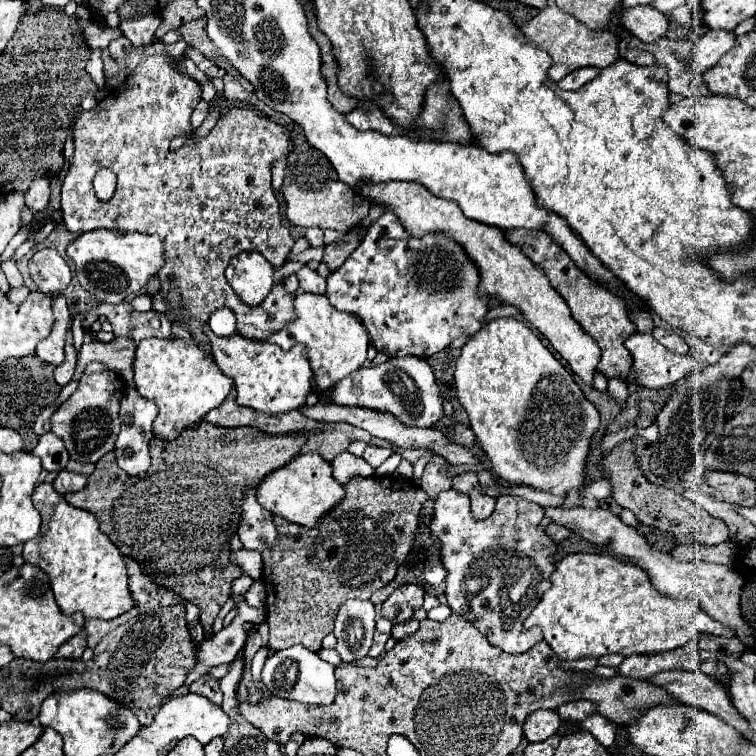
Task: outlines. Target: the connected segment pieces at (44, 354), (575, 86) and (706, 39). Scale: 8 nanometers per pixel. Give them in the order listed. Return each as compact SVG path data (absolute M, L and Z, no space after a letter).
M55 296L53 302L55 302L55 308L53 308L53 314L55 314L53 330L51 330L51 334L45 340L41 340L37 344L37 352L35 354L43 362L59 366L65 360L65 340L67 340L69 326L73 322L73 314L69 312L67 302L65 302L63 296Z
M591 66L579 68L579 70L575 70L573 74L565 76L563 80L559 80L557 86L559 86L561 90L579 90L583 84L587 84L589 80L593 80L599 72L601 72L599 68L591 68Z
M707 30L695 44L693 62L689 68L695 74L703 74L705 70L713 68L719 62L719 58L735 46L735 42L735 30Z

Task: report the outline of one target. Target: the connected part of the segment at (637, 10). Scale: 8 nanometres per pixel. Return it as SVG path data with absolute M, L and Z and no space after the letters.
M653 6L627 8L621 16L621 22L641 42L655 42L663 38L669 30L669 18Z

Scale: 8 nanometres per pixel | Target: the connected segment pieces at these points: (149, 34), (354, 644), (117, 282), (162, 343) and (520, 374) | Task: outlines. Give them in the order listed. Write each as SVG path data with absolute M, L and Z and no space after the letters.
M158 14L121 20L121 24L119 24L123 36L127 36L133 46L147 46L147 44L151 44L157 26L159 26Z
M345 600L335 616L333 634L337 638L337 652L343 662L353 662L367 656L373 644L375 610L371 600Z
M91 230L79 234L69 246L67 246L67 256L75 264L75 278L79 284L97 300L101 302L123 302L125 298L133 298L145 282L157 274L159 264L163 264L163 244L157 236L145 236L139 232L123 232L123 230Z
M141 340L133 362L137 392L153 400L159 414L153 422L153 436L159 440L175 440L185 428L197 424L209 410L217 408L233 388L233 380L219 372L213 358L201 354L197 342L189 340Z
M497 318L491 320L487 324L481 326L479 332L475 332L465 346L461 348L461 356L457 358L457 366L455 366L455 388L457 388L457 398L461 402L461 406L465 408L465 412L469 414L469 426L475 432L475 438L479 442L479 446L483 448L483 452L487 454L487 458L493 464L493 470L501 476L501 480L509 482L509 484L525 484L531 488L539 488L539 490L547 490L553 494L567 494L571 488L581 490L581 486L585 484L585 460L587 460L587 450L589 450L589 440L593 436L593 432L599 428L599 412L595 410L595 406L583 396L581 388L575 384L573 376L563 368L563 364L545 348L545 344L539 340L539 336L523 322L517 318Z

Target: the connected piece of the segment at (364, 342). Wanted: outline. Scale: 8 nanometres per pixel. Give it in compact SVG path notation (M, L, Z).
M299 294L295 298L295 312L297 320L293 320L293 324L289 324L283 332L273 334L269 342L279 344L283 350L291 350L295 344L303 344L307 348L317 392L331 390L341 378L363 366L367 360L369 334L353 314L335 310L329 300L319 294Z

